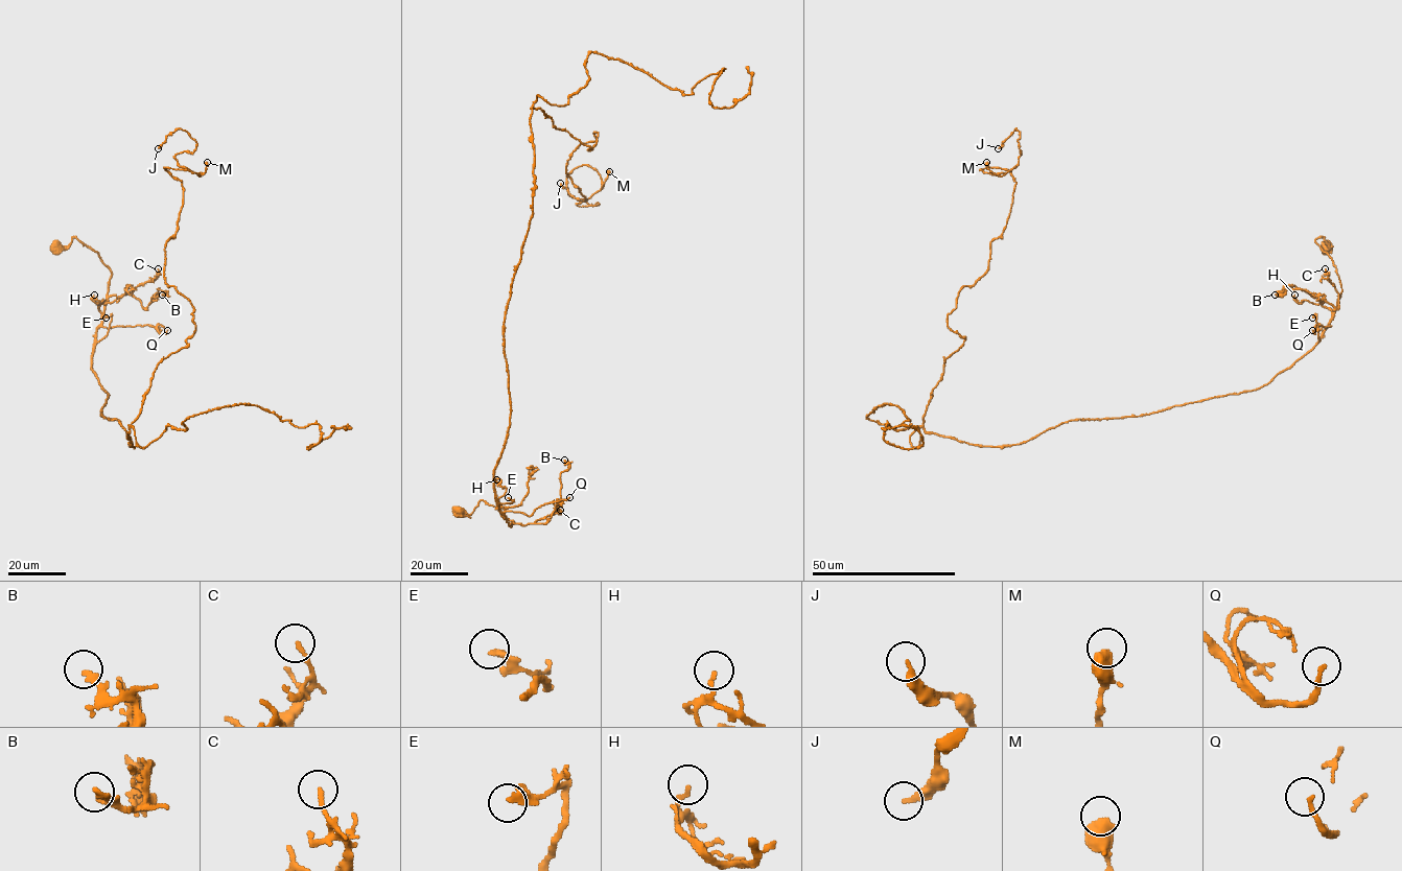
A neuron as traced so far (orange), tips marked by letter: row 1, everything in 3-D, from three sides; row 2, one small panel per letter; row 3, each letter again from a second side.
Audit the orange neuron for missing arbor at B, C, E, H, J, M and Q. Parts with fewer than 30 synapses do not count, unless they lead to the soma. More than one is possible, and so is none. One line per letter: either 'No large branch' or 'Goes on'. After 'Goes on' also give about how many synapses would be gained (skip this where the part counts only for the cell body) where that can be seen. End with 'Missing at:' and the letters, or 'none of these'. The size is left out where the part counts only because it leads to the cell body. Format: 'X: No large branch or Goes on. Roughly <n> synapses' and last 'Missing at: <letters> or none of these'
B: No large branch
C: No large branch
E: No large branch
H: No large branch
J: No large branch
M: No large branch
Q: No large branch
Missing at: none of these

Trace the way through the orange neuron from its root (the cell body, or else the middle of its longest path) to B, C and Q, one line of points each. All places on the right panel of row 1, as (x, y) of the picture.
B: (1327, 248), (1323, 237), (1315, 240), (1340, 281), (1337, 309), (1303, 289), (1275, 295)
C: (1327, 248), (1331, 246), (1323, 237), (1315, 240), (1336, 268), (1341, 287), (1339, 297), (1325, 268)
Q: (1327, 248), (1323, 237), (1315, 240), (1331, 259), (1341, 293), (1327, 328), (1331, 326), (1312, 330)

